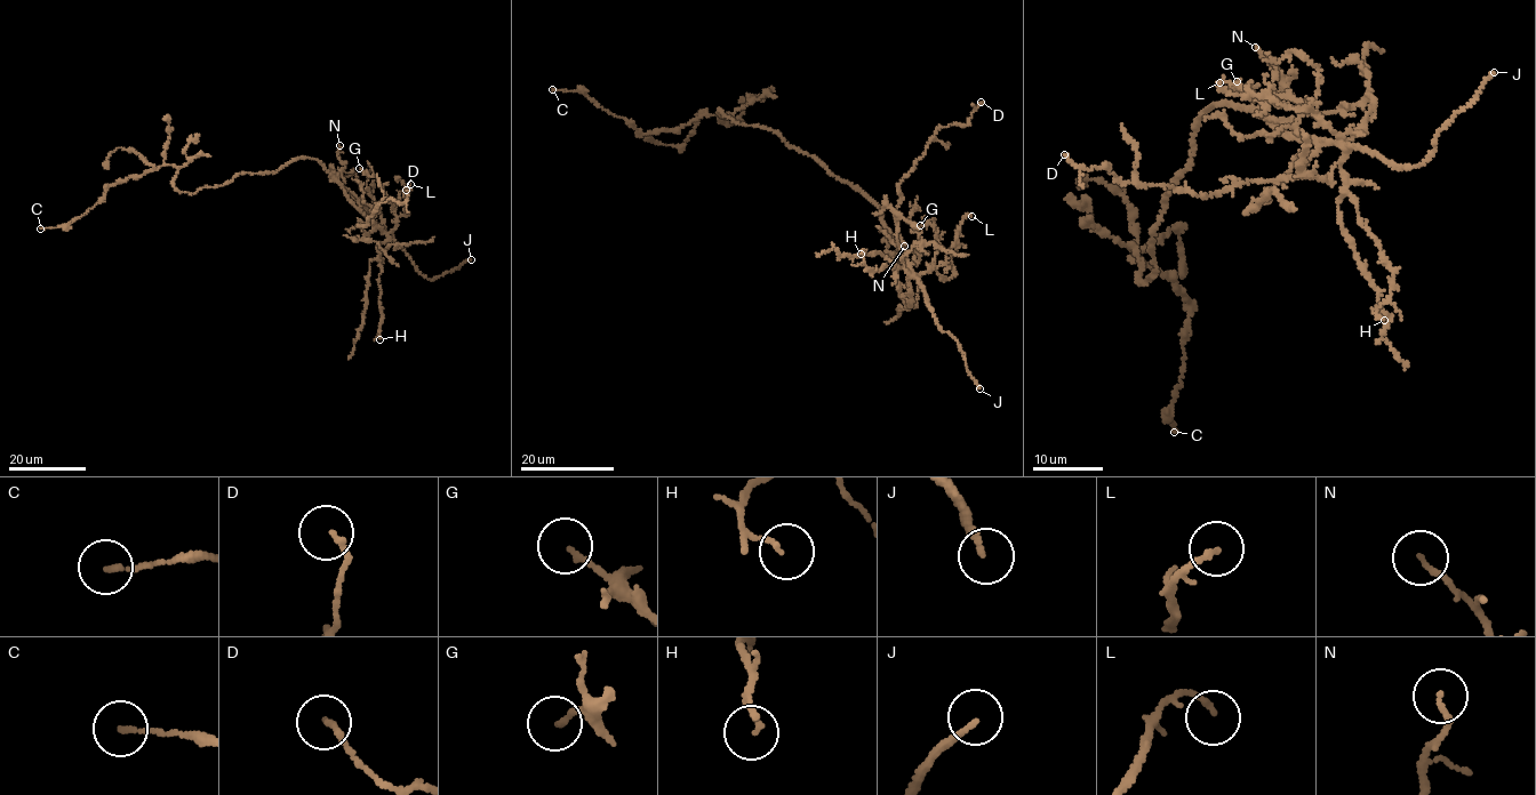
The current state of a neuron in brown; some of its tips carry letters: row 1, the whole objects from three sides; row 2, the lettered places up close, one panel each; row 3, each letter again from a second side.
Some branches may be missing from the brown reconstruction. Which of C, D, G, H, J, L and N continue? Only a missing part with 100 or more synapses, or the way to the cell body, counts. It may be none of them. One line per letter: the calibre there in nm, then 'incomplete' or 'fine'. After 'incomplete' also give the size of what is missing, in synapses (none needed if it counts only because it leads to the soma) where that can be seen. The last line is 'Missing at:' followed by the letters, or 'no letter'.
C: calibre 130 nm; fine
D: calibre 150 nm; fine
G: calibre 150 nm; fine
H: calibre 100 nm; fine
J: calibre 160 nm; incomplete
L: calibre 150 nm; fine
N: calibre 130 nm; fine
Missing at: J

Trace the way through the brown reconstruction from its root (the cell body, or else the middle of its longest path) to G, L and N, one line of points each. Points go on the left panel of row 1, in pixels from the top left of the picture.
G: (282, 167), (300, 159), (318, 161), (377, 227), (392, 231), (397, 224), (393, 203), (378, 179), (359, 168)
L: (282, 167), (300, 159), (318, 161), (346, 198), (389, 233), (406, 215), (404, 194), (410, 184)
N: (282, 167), (300, 159), (318, 161), (383, 233), (381, 214), (366, 209), (345, 187), (340, 145)

